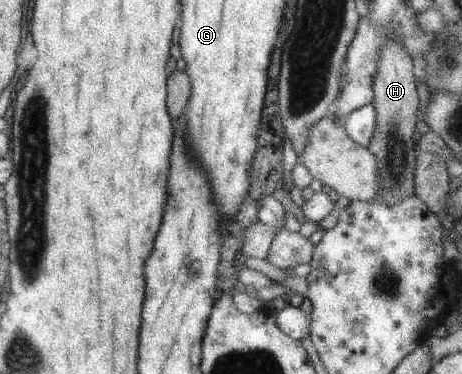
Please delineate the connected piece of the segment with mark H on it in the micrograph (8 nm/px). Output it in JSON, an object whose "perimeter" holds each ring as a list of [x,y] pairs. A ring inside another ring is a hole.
{"perimeter":[[[388,40],[384,46],[378,48],[376,74],[372,80],[374,96],[371,100],[374,104],[376,118],[367,149],[376,159],[376,172],[379,174],[379,188],[382,191],[379,191],[372,201],[380,200],[382,204],[391,205],[415,194],[413,192],[413,174],[416,142],[413,139],[413,133],[418,120],[416,82],[417,79],[412,75],[412,59],[404,52],[400,42]]]}

